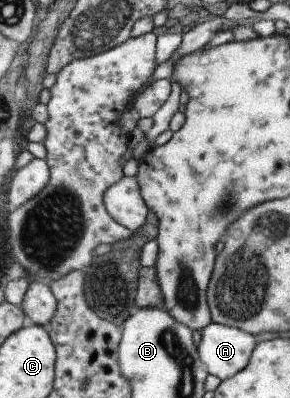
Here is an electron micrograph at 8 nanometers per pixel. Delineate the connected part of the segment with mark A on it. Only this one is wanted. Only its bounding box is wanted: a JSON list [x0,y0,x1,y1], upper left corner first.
[199,322,256,380]

